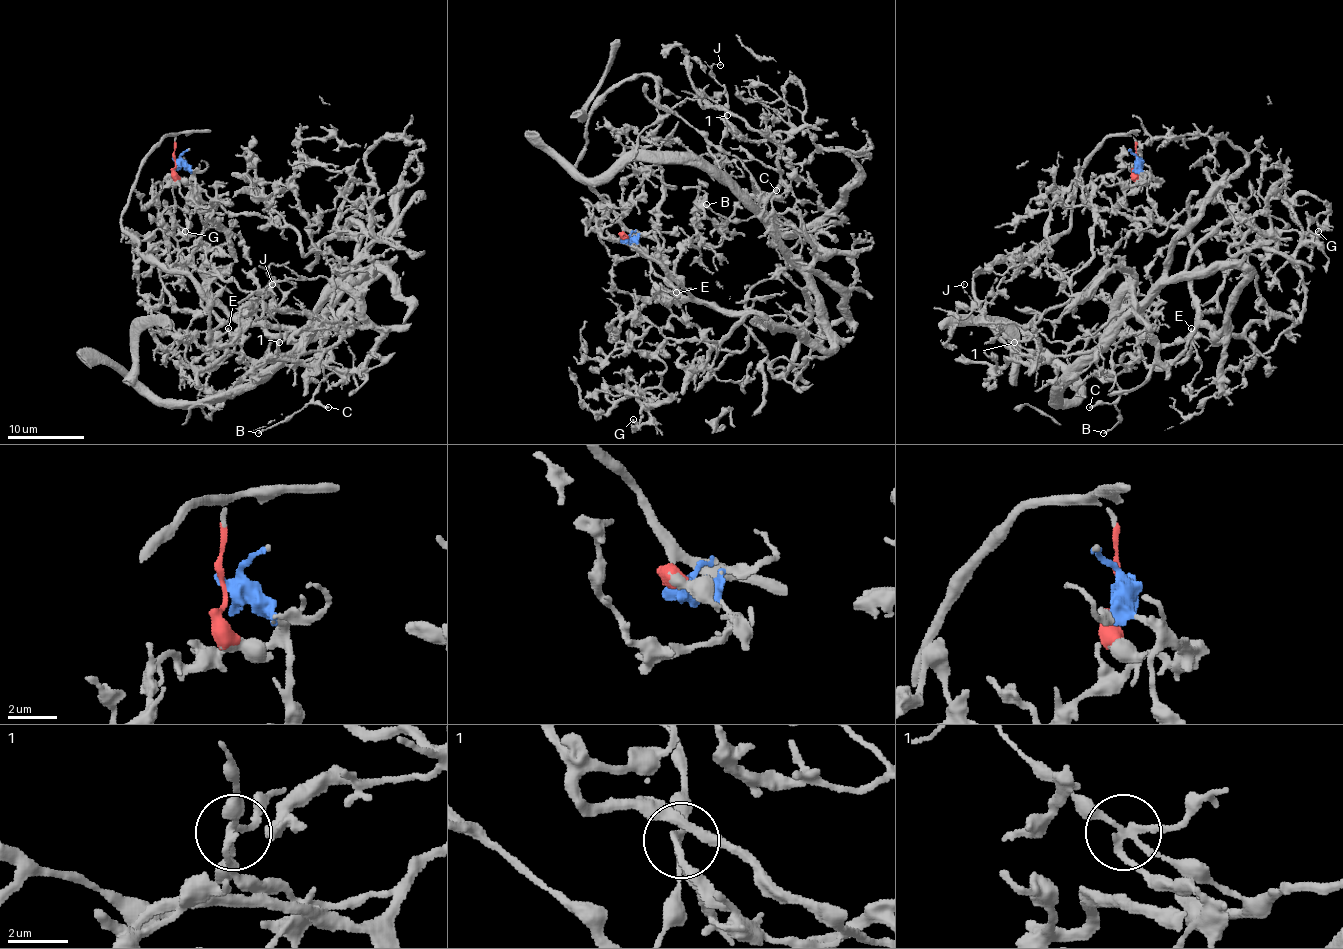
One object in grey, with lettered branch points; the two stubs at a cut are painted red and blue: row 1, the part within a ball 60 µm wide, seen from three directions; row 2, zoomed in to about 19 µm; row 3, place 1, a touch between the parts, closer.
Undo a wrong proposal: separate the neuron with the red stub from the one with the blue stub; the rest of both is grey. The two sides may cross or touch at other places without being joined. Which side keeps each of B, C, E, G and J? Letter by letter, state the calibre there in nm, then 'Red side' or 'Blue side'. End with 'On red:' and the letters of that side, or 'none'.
B: Thickness 190 nm. Red side
C: Thickness 240 nm. Red side
E: Thickness 150 nm. Blue side
G: Thickness 240 nm. Blue side
J: Thickness 110 nm. Red side
On red: B, C, J

